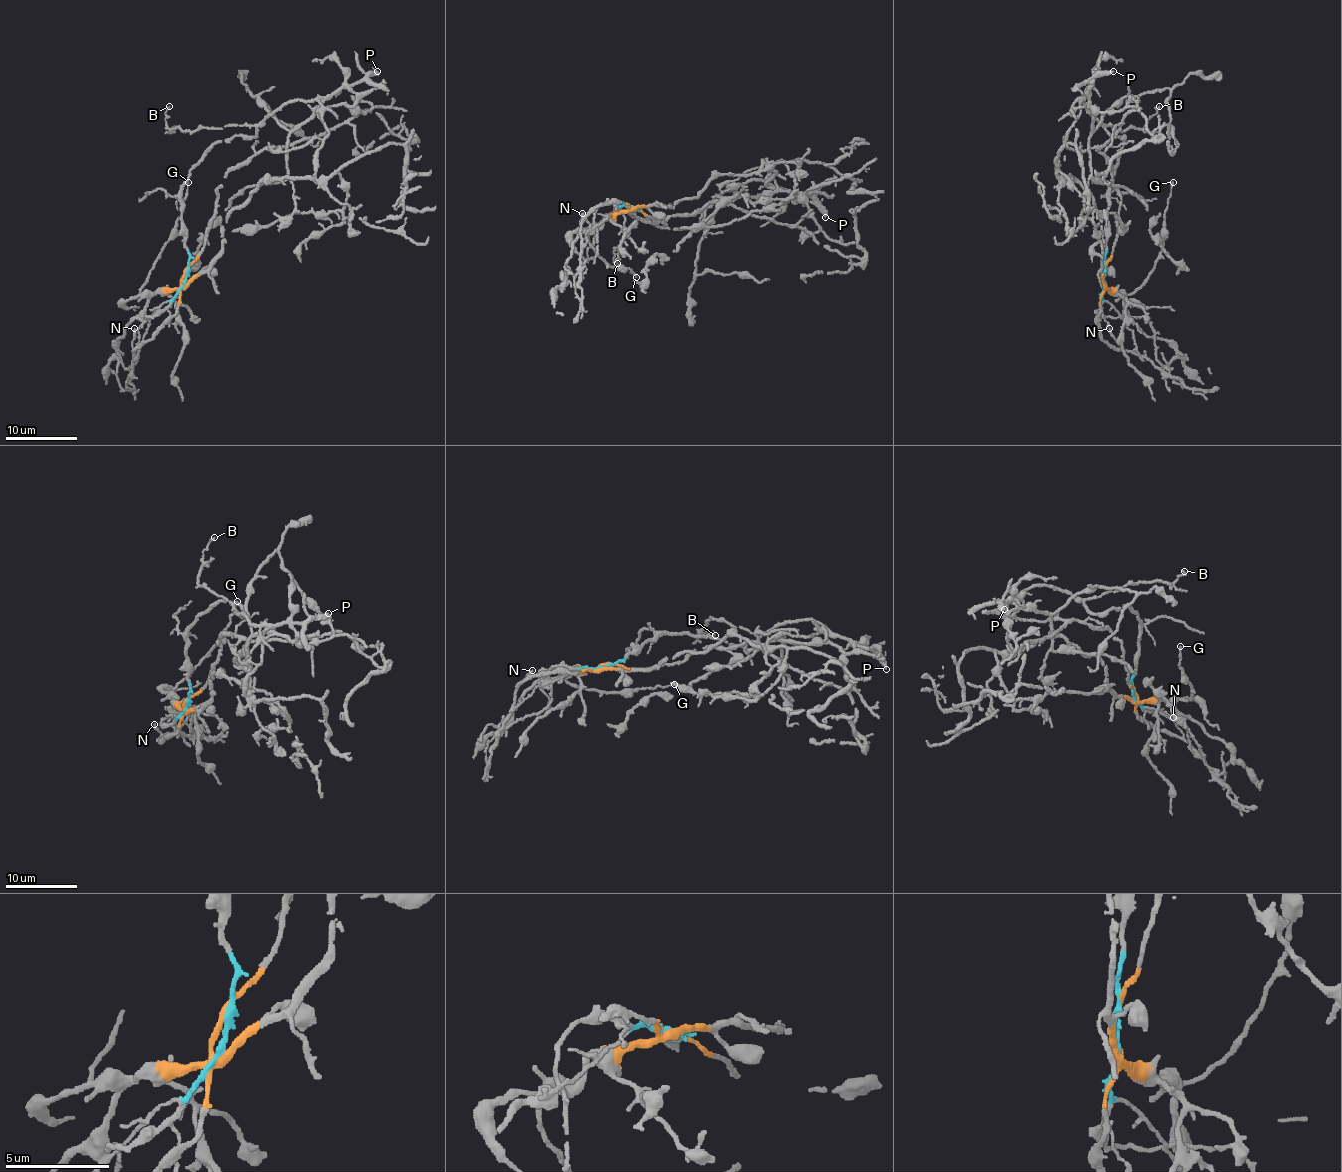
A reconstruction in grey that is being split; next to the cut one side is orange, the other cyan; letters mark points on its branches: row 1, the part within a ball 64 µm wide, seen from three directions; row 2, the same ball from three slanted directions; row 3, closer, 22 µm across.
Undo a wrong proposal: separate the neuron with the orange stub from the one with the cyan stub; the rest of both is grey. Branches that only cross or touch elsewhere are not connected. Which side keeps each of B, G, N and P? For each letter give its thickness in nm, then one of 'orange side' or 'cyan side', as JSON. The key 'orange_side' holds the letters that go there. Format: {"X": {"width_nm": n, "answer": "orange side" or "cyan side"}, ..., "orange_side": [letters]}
{"B": {"width_nm": 150, "answer": "cyan side"}, "G": {"width_nm": 130, "answer": "orange side"}, "N": {"width_nm": 160, "answer": "orange side"}, "P": {"width_nm": 340, "answer": "cyan side"}, "orange_side": ["G", "N"]}

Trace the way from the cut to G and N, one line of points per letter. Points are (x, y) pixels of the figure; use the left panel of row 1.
G: (184, 277), (177, 288), (141, 293), (141, 286), (180, 214), (188, 182)
N: (184, 277), (179, 308), (161, 328), (134, 347), (134, 328)

